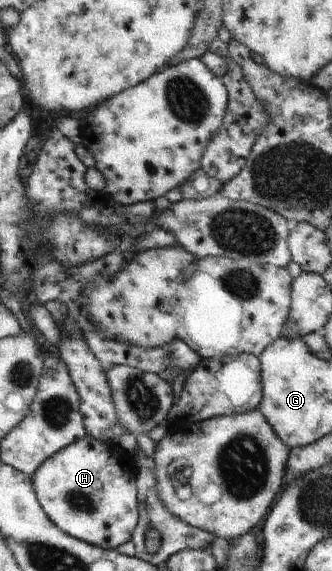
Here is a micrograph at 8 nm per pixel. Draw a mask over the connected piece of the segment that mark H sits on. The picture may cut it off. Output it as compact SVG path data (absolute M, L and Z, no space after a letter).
M87 435L48 458L31 480L40 507L59 530L108 551L129 542L137 526L139 513L135 474L131 454L116 444Z

